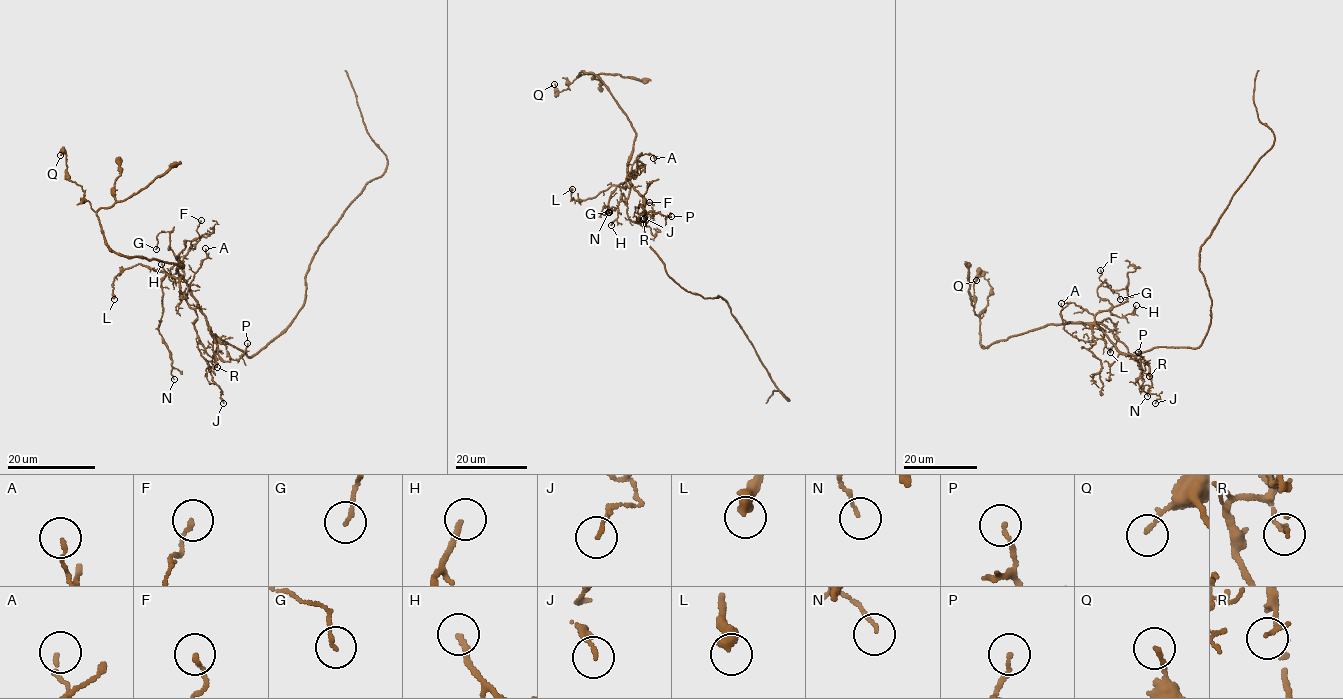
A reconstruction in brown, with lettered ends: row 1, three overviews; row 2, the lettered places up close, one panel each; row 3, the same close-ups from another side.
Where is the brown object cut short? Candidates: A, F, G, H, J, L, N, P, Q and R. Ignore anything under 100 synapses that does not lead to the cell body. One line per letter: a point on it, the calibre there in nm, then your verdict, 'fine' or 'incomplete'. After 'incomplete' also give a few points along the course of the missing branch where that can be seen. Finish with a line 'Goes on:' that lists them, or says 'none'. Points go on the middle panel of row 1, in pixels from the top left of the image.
A: place (653, 158); calibre 130 nm; fine
F: place (649, 202); calibre 150 nm; fine
G: place (609, 212); calibre 130 nm; fine
H: place (611, 225); calibre 190 nm; fine
J: place (644, 218); calibre 130 nm; fine
L: place (572, 189); calibre 440 nm; fine
N: place (608, 212); calibre 100 nm; fine
P: place (671, 216); calibre 150 nm; fine
Q: place (554, 84); calibre 170 nm; fine
R: place (643, 219); calibre 140 nm; fine
Goes on: none

